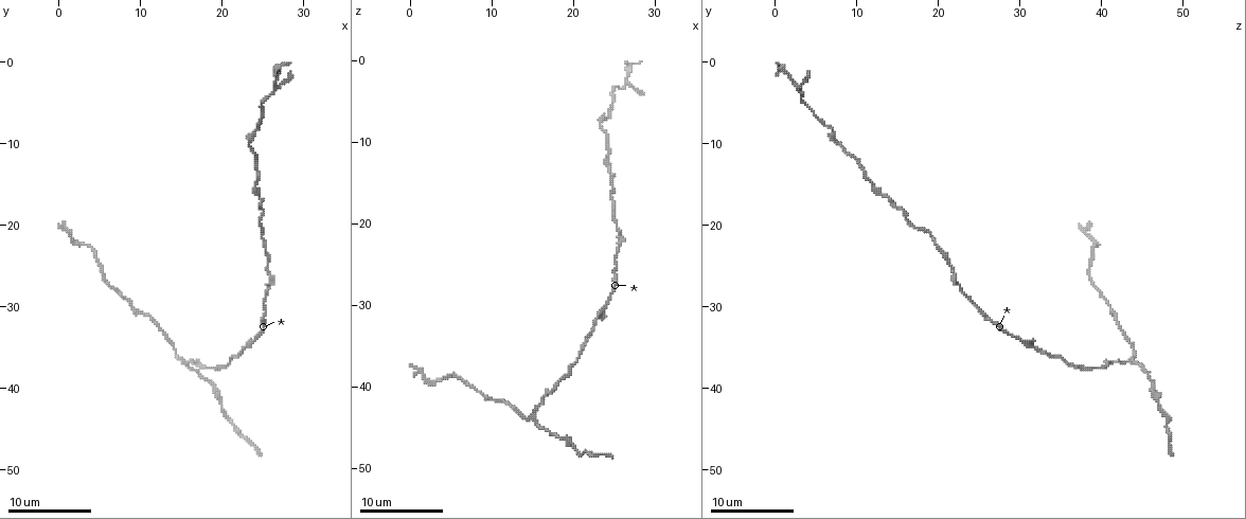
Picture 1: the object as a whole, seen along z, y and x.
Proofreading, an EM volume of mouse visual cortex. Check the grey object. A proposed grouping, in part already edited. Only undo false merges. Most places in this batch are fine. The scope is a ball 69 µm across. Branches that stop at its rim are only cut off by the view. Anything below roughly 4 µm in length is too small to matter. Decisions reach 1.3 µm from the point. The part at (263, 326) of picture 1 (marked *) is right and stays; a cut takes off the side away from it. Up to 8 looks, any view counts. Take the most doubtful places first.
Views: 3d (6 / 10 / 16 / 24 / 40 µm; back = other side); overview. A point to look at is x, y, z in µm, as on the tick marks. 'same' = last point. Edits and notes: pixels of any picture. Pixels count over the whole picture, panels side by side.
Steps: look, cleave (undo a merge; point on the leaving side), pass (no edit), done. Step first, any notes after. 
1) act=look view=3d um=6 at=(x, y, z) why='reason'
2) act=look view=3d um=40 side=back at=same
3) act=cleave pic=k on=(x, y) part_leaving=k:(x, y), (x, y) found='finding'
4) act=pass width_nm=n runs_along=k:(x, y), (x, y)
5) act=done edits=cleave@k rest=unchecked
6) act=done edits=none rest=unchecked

act=look view=3d um=6 at=(15.0, 36.6, 43.8) why='three arms meet'

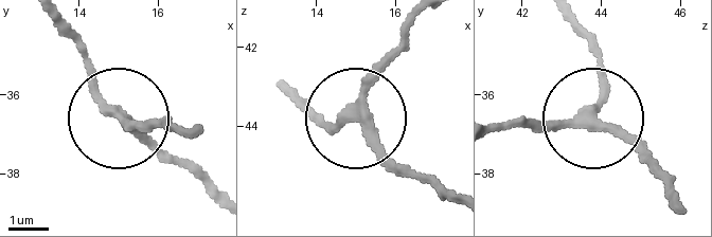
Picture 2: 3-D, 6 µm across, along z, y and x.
act=look view=3d um=6 side=back at=(14.90, 36.50, 43.75)

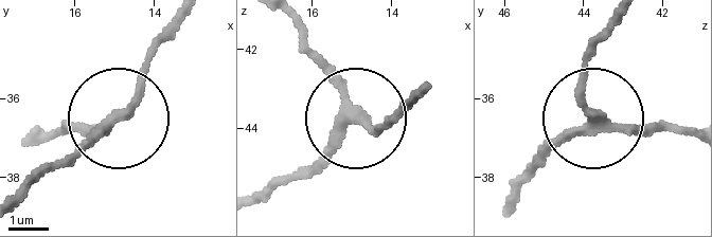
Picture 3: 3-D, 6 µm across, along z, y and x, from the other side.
act=pass runs_along=3:(294, 23), (351, 114), (300, 171) found='all the same cell'

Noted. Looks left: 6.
act=look view=3d um=10 at=(19.8, 41.2, 46.6) why='calibre changes'

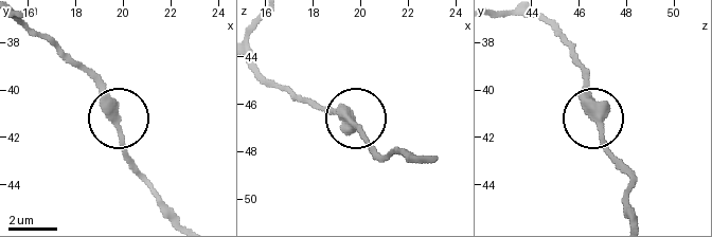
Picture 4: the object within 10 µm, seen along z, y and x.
act=look view=3d um=6 at=(19.6, 41.2, 46.8)

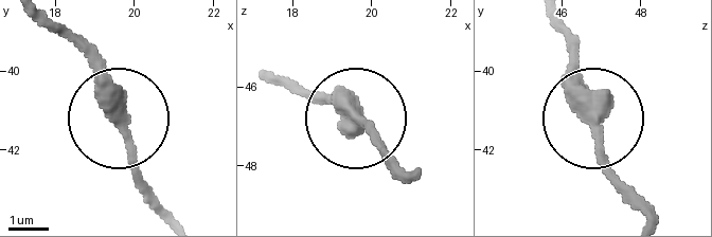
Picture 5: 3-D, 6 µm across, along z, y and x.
act=pass found='all the same cell'

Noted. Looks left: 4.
act=look view=3d um=10 at=(8.8, 29.6, 41.0) why='sudden change in width'

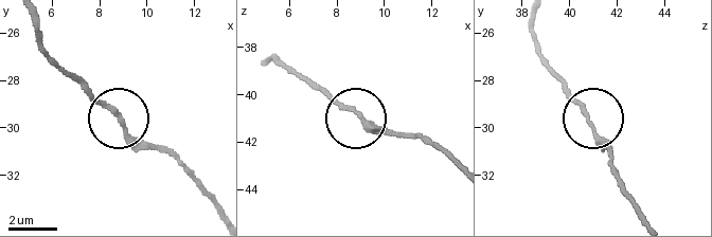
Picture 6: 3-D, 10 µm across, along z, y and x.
act=look view=3d um=10 side=back at=(8.9, 29.8, 41.0) why='other side'

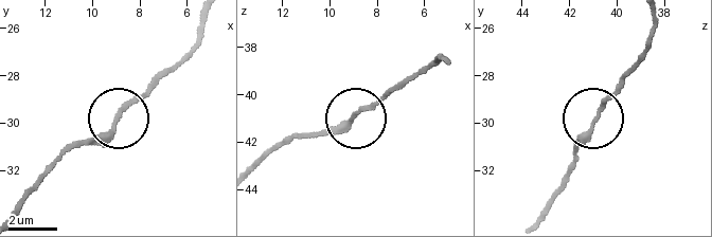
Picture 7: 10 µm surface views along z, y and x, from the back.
act=pass runs_along=7:(19, 198), (63, 155), (99, 137), (163, 72) found='one cell here'

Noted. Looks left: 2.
act=look view=3d um=6 at=(21.2, 36.4, 34.8) why='sudden change in width'

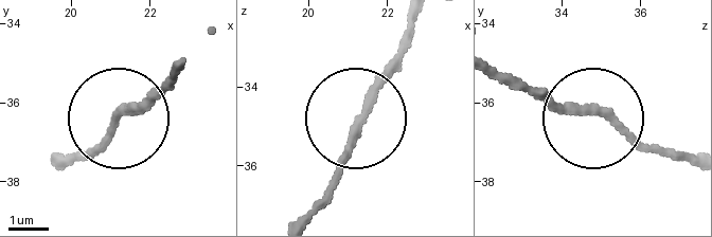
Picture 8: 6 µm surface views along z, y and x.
act=pass width_nm=200 runs_along=8:(414, 22), (331, 192) found='all the same cell'

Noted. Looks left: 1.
act=done edits=none rest=unchecked

